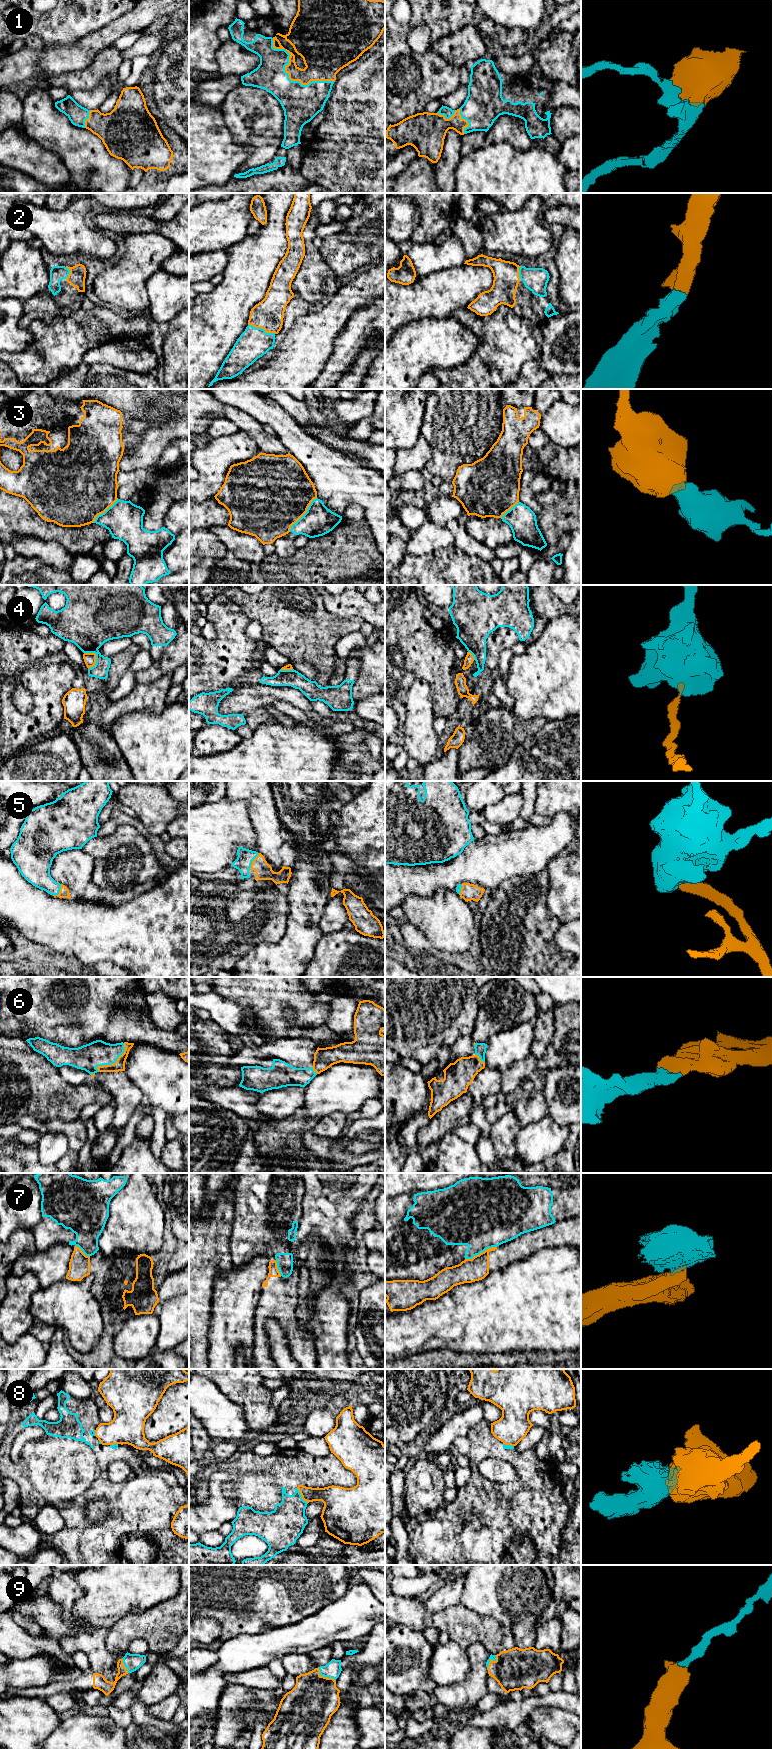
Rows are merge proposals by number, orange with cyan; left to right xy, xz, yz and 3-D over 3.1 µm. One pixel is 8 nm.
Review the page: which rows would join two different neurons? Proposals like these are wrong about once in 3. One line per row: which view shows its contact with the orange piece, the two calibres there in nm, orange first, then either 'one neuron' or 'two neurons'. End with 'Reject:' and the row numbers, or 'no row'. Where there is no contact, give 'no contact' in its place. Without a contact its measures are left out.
1: xz | 200/300 nm | one neuron
2: xz | 240/240 nm | one neuron
3: xz | 500/240 nm | two neurons
4: xy | 100/300 nm | two neurons
5: xz | 140/130 nm | one neuron
6: xy | 90/200 nm | one neuron
7: yz | 190/440 nm | two neurons
8: xz | 180/280 nm | two neurons
9: xz | 380/130 nm | one neuron
Reject: 3, 4, 7, 8

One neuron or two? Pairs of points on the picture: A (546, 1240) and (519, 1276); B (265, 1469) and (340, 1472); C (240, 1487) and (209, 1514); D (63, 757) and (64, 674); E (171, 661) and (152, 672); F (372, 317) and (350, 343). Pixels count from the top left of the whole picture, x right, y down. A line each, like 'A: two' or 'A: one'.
A: two
B: one
C: two
D: two
E: one
F: one

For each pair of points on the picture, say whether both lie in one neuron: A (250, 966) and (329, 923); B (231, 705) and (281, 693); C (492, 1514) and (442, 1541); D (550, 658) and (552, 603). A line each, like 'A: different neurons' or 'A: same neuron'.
A: different neurons
B: same neuron
C: same neuron
D: different neurons

